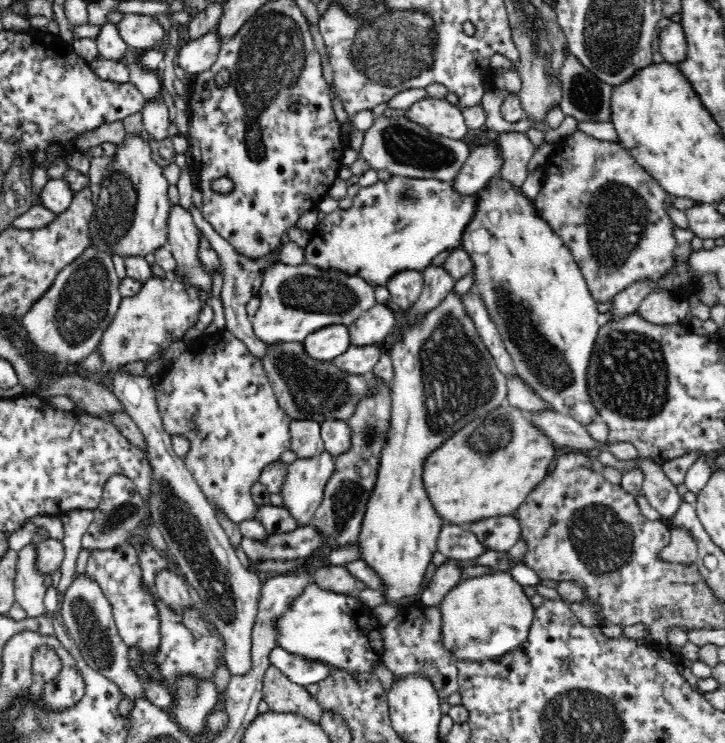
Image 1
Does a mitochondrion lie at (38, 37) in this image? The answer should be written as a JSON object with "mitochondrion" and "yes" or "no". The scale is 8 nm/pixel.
{"mitochondrion":"no"}

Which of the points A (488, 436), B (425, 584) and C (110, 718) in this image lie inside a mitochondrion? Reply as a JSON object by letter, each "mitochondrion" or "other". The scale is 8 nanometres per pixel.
{"A":"mitochondrion","B":"other","C":"other"}

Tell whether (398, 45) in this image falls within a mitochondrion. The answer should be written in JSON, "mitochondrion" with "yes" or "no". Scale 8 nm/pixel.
{"mitochondrion":"yes"}

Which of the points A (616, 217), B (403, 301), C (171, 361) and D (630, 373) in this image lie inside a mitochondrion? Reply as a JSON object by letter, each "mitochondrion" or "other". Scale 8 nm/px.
{"A":"mitochondrion","B":"other","C":"other","D":"mitochondrion"}

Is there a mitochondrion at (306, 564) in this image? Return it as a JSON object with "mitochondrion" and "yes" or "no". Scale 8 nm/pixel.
{"mitochondrion":"no"}

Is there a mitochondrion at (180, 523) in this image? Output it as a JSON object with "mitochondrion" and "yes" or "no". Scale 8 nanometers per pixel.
{"mitochondrion":"yes"}

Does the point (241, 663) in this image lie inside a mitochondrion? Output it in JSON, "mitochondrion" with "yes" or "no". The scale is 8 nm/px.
{"mitochondrion":"no"}

